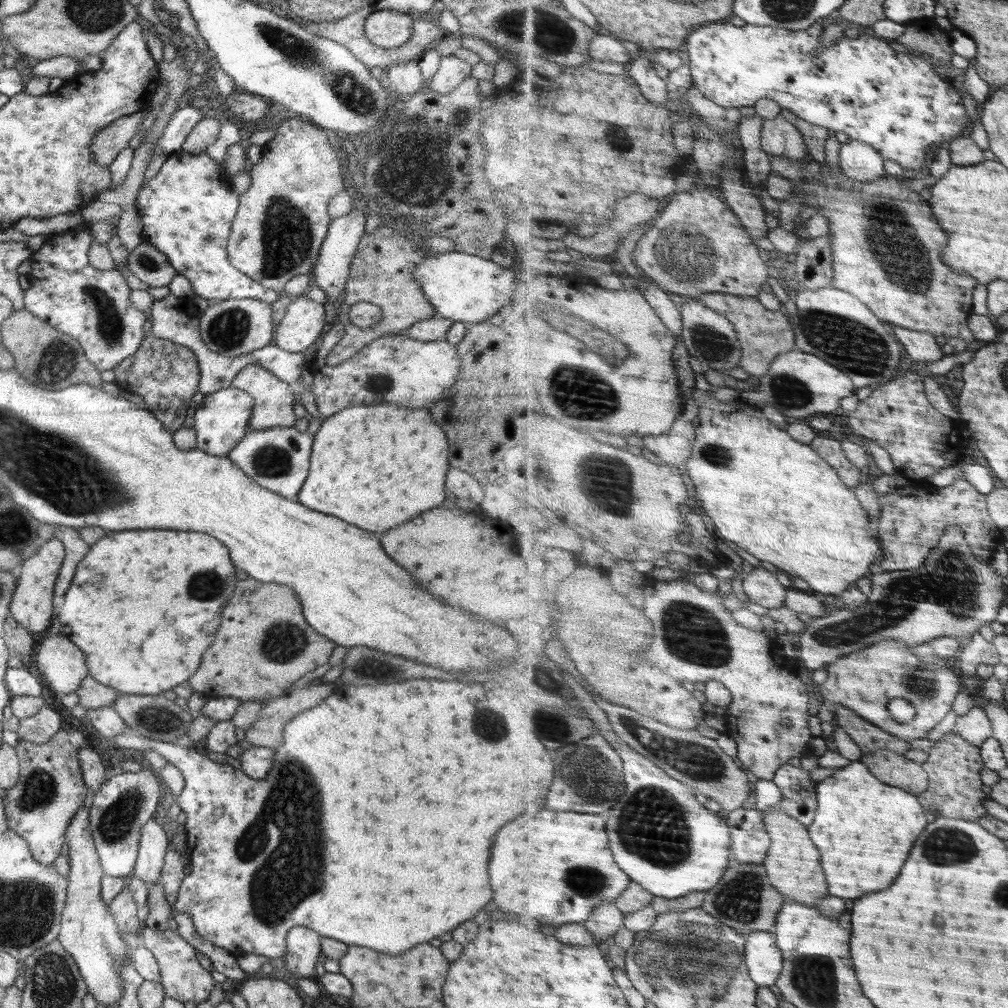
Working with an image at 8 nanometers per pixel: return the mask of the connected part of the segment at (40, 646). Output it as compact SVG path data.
M50 634L36 644L34 664L42 674L42 681L62 697L76 692L82 679L89 675L82 650L62 634Z

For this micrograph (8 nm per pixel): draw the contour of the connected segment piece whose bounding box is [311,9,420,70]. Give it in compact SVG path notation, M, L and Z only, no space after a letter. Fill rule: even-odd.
M363 9L355 10L338 21L311 24L311 30L316 36L330 38L346 46L368 70L374 67L387 70L398 63L410 63L420 57L418 52L410 50L408 41L398 48L382 48L368 40L363 32L365 12Z

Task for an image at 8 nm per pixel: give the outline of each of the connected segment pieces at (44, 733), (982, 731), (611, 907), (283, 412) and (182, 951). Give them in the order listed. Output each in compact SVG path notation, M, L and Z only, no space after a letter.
M45 704L34 716L19 719L17 734L20 740L36 745L46 744L61 729L58 713Z
M984 707L973 708L968 714L959 716L955 731L956 733L962 735L962 737L966 738L966 740L969 740L969 742L976 744L980 748L983 747L989 738L994 737L993 722Z
M614 901L602 903L596 906L590 919L586 921L586 927L594 933L597 942L605 941L610 936L615 937L616 933L626 926L626 913L622 912Z
M250 364L245 366L238 372L231 382L231 386L244 390L246 394L250 394L253 399L253 408L251 411L252 417L248 421L248 429L250 432L258 432L258 430L266 430L276 427L294 427L296 422L296 415L293 412L293 406L296 404L297 399L290 391L289 384L282 382L276 378L272 372L268 372L262 366L254 366Z
M143 925L138 932L141 943L152 952L160 968L160 984L165 990L165 996L175 998L180 1002L195 1002L197 1005L207 1000L210 991L216 986L211 972L204 969L196 959L195 948L192 948L177 931L162 929L156 931Z

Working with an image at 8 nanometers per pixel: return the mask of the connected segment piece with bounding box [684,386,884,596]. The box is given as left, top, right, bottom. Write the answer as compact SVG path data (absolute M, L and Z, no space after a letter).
M712 386L702 392L694 387L692 391L700 416L694 453L684 467L689 471L703 508L714 520L718 532L750 554L802 576L813 591L838 596L846 592L860 578L866 577L872 564L879 564L884 554L878 528L860 502L857 488L848 486L838 468L822 458L811 444L792 438L786 430L769 420L762 409L753 406L745 410L735 409L714 397L716 389Z

